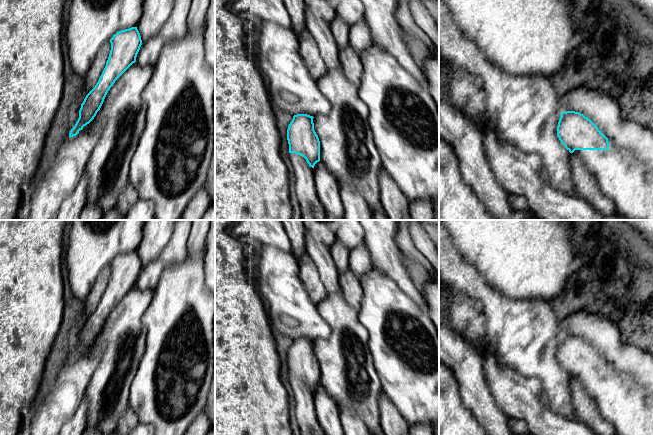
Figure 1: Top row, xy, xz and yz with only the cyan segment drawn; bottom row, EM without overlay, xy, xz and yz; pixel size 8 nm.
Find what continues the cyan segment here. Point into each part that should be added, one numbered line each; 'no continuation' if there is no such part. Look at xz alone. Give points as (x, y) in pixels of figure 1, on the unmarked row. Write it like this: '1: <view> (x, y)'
no continuation

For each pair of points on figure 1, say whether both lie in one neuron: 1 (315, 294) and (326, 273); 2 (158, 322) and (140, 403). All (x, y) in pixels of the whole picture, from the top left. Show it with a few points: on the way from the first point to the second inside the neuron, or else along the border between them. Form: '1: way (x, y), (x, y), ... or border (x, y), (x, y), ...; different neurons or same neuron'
1: border (312, 261), (328, 293); different neurons
2: way (158, 342), (158, 358), (153, 371), (152, 383); same neuron

